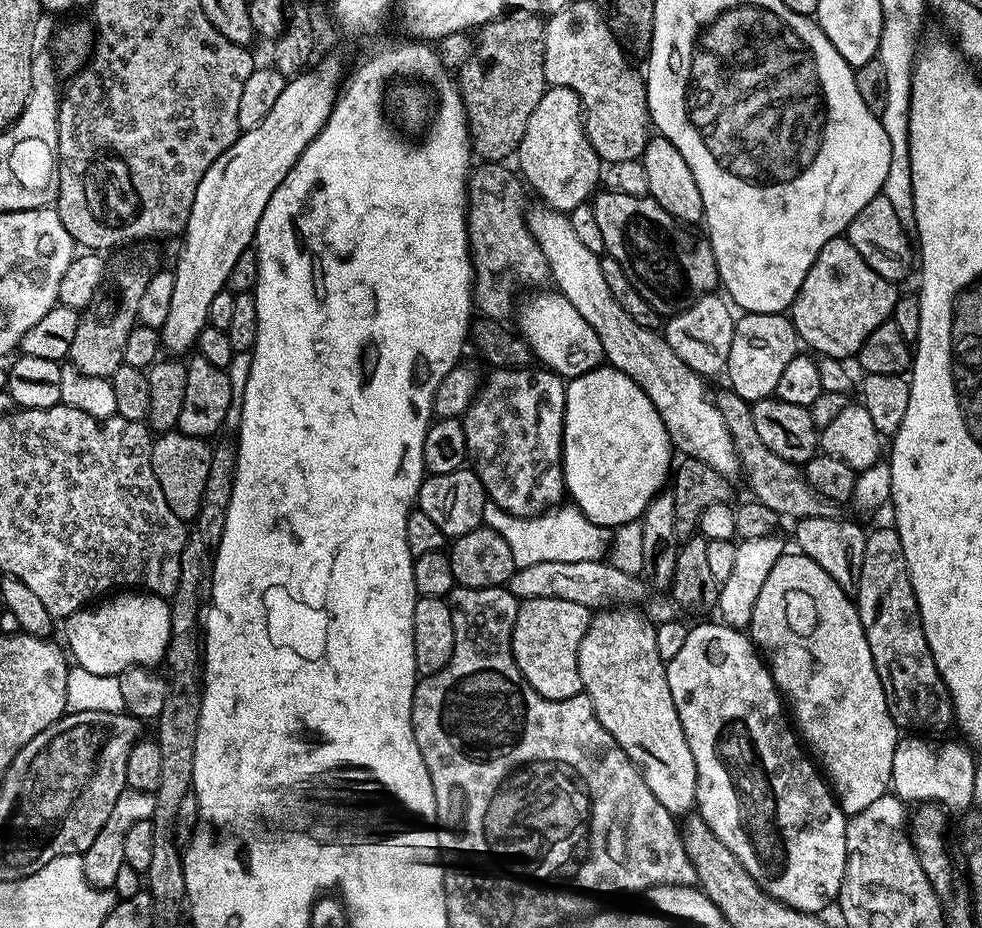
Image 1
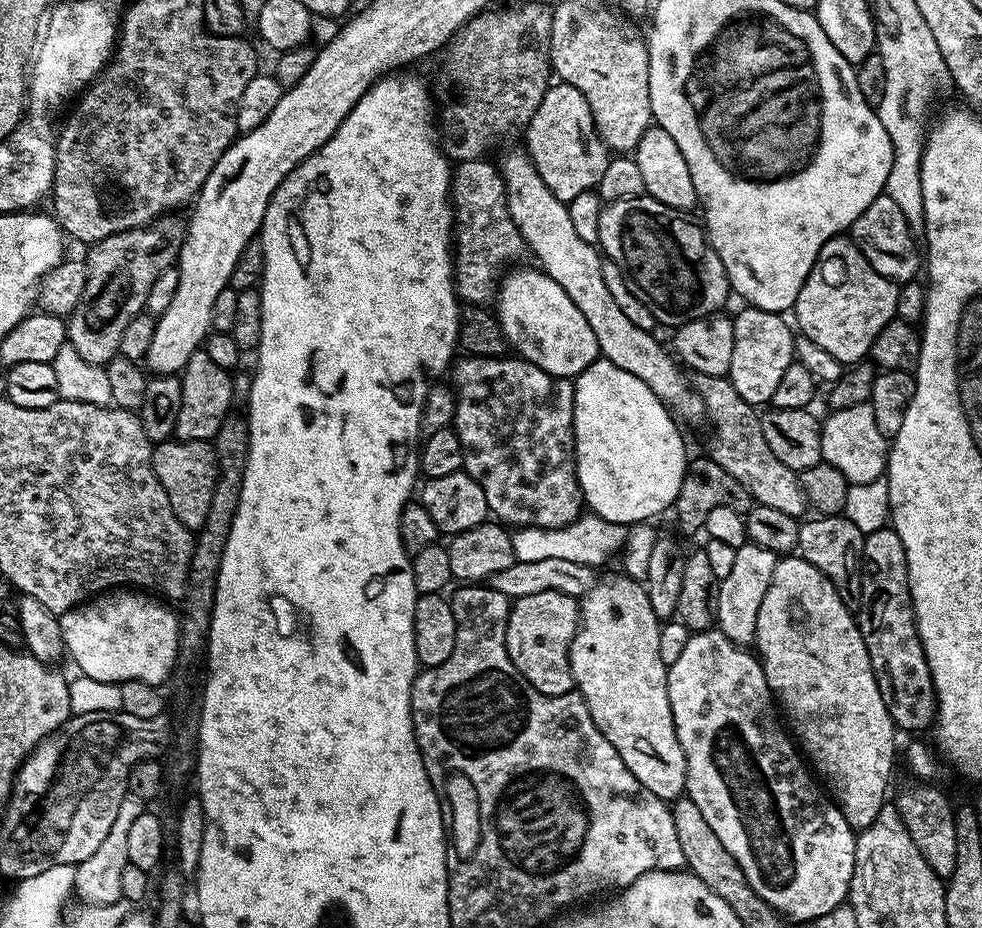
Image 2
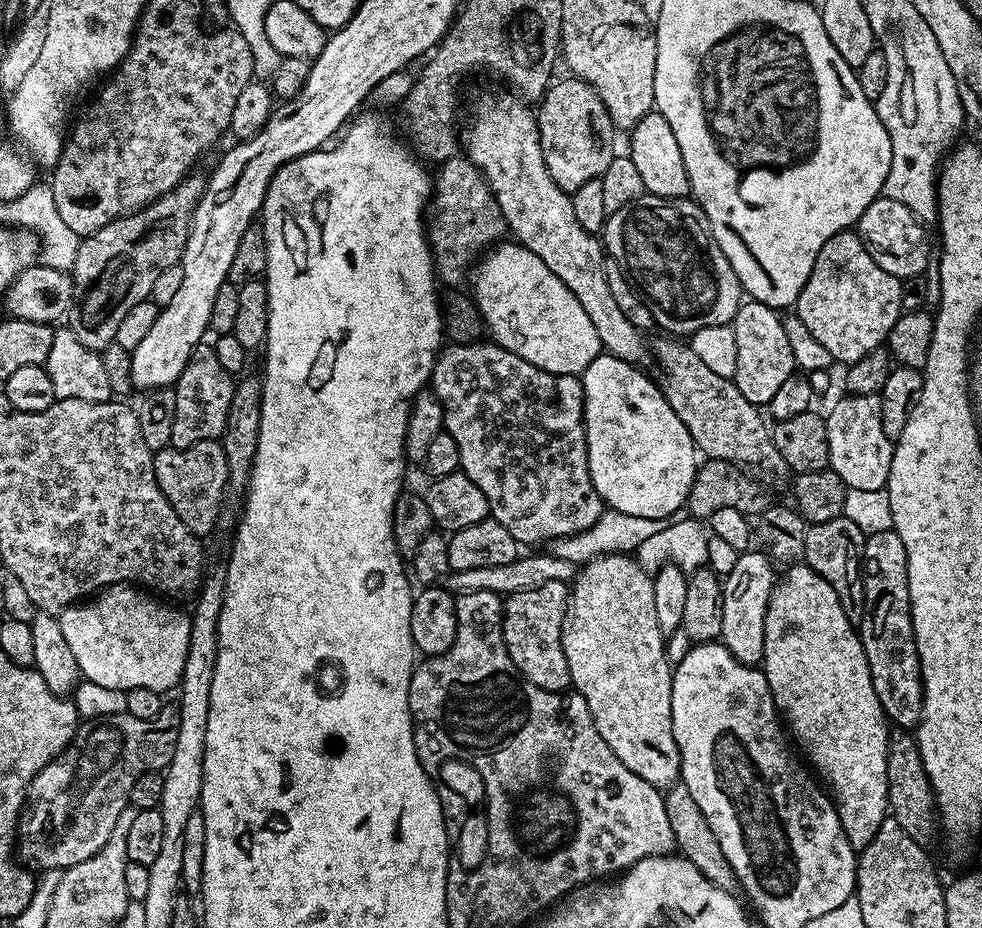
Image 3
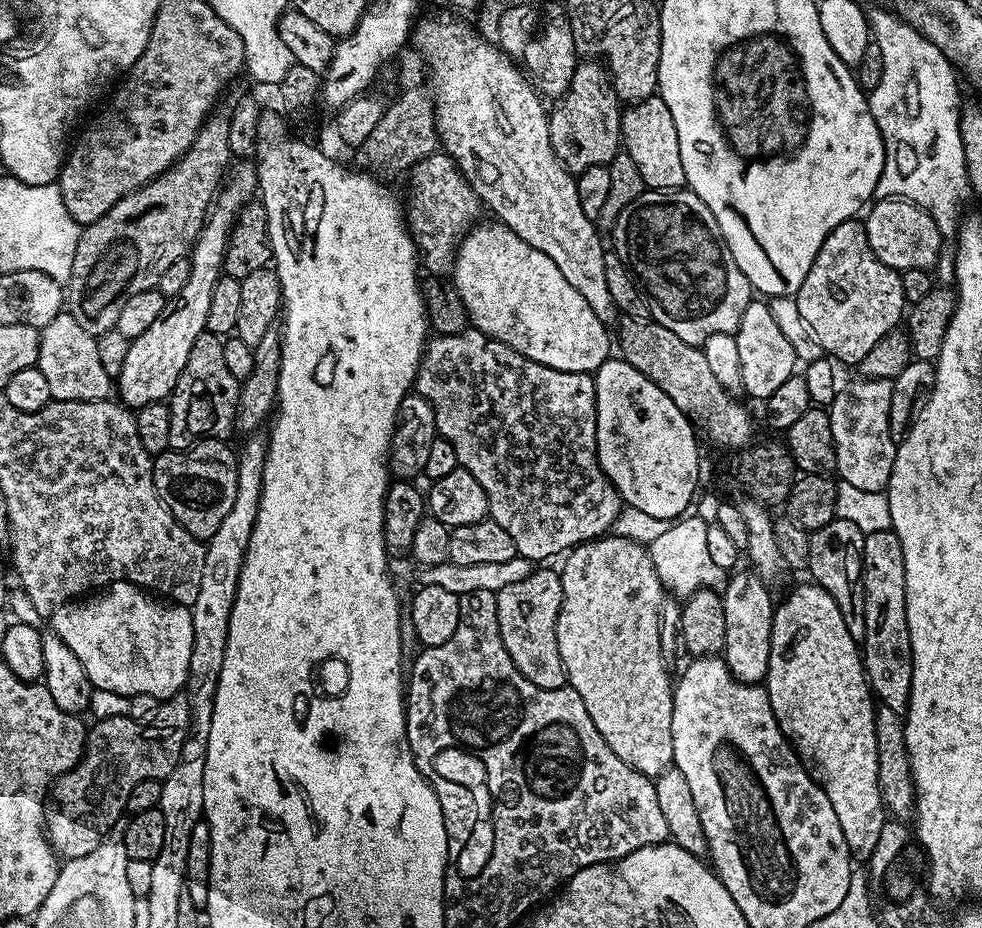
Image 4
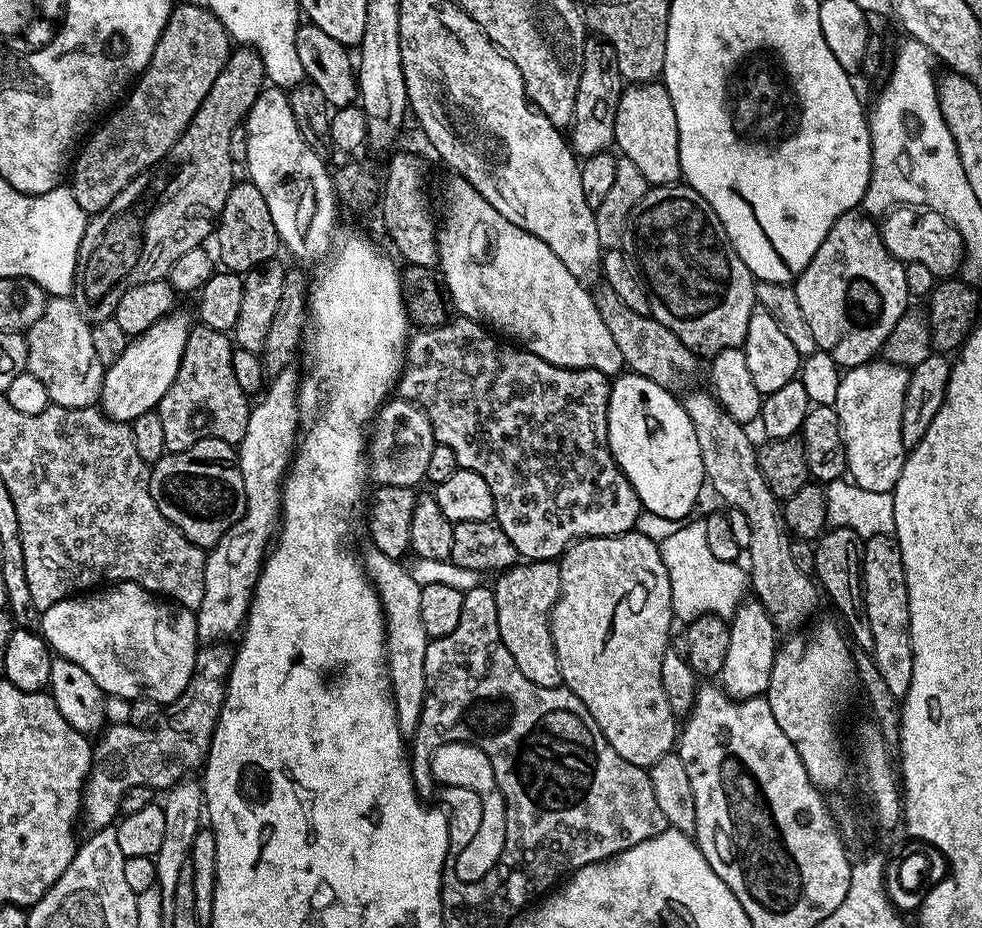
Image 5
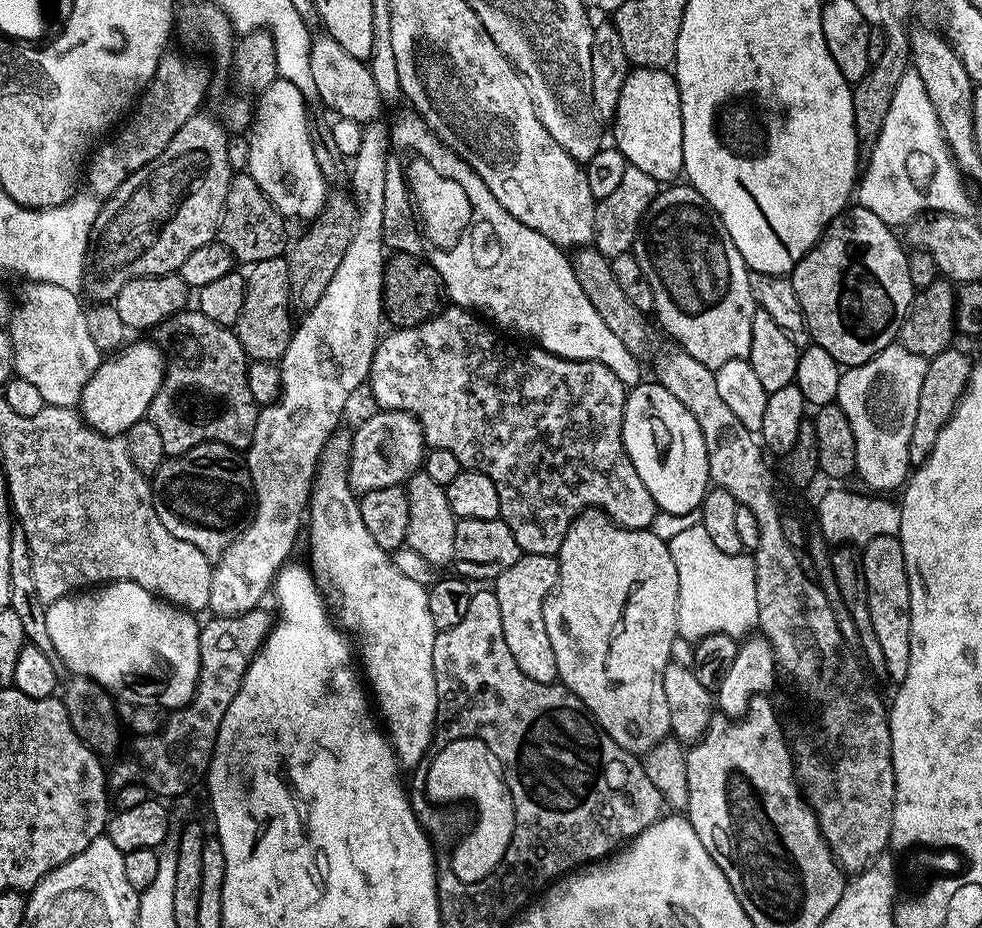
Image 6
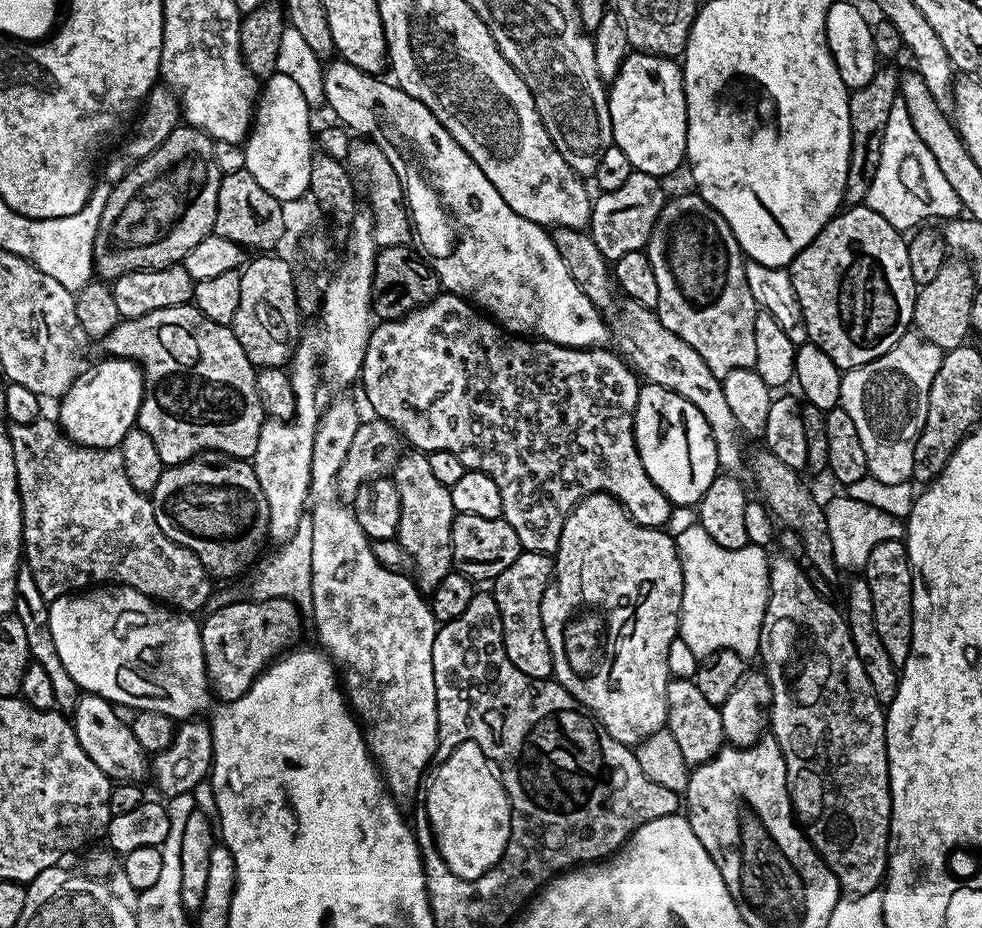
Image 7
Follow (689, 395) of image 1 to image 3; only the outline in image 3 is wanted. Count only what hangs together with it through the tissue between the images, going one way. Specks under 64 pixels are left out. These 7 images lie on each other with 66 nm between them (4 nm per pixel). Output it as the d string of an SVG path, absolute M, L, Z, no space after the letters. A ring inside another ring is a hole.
M512 94L507 95L501 100L488 96L485 100L477 102L476 117L473 118L472 125L462 132L463 155L467 156L468 161L486 178L504 215L507 231L511 235L513 232L516 235L513 237L519 243L538 254L538 258L542 258L542 262L546 262L546 266L550 266L550 270L554 270L554 274L558 274L558 278L562 278L562 282L566 282L568 289L576 295L582 310L586 310L590 322L594 322L594 330L598 330L601 349L609 356L616 356L628 364L639 365L644 352L646 356L646 340L644 344L643 338L640 337L643 336L641 329L634 327L626 318L626 314L618 310L618 302L614 302L614 294L610 294L610 286L606 286L605 249L593 233L582 230L582 225L574 215L571 195L563 192L558 182L550 178L550 170L546 170L546 162L542 158L540 135L533 109L528 109L531 107L523 99Z

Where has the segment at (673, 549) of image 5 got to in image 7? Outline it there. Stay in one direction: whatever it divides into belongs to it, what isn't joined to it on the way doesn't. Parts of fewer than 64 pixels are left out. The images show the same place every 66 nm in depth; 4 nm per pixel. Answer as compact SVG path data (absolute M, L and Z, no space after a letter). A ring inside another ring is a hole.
M698 522L674 539L684 583L678 636L699 658L715 656L722 650L755 657L760 650L762 618L768 605L769 553L764 553L767 551L761 545L749 543L738 550L726 550Z

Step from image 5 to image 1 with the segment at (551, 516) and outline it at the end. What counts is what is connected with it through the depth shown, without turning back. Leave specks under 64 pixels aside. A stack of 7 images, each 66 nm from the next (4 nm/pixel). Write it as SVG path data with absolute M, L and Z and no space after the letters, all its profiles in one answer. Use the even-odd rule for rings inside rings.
M540 366L527 368L492 368L489 376L483 377L482 383L476 391L476 396L470 402L468 409L462 417L466 430L466 446L468 447L468 459L472 471L478 474L478 478L484 487L485 497L491 503L497 504L502 510L506 510L515 516L539 516L549 506L556 506L565 499L564 466L560 459L560 450L564 447L564 389L565 381L554 372L549 372Z

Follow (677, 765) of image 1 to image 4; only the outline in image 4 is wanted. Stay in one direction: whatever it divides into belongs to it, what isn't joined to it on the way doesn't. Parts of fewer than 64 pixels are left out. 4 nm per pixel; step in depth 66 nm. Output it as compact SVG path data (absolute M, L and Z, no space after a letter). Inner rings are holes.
M605 534L595 540L588 541L586 544L577 544L563 557L562 563L564 563L564 568L559 569L559 574L564 601L558 614L556 633L558 634L558 654L562 654L562 662L568 675L568 684L576 691L578 698L582 698L590 718L594 718L594 726L598 726L598 734L602 734L602 738L606 738L606 746L610 746L610 750L614 750L614 754L618 754L618 758L622 758L622 762L626 762L643 776L655 778L661 772L673 767L672 755L674 754L670 711L670 697L674 691L674 684L671 679L668 681L669 665L662 658L662 650L659 648L660 608L666 599L666 588L658 578L656 567L650 558L647 547L615 534Z

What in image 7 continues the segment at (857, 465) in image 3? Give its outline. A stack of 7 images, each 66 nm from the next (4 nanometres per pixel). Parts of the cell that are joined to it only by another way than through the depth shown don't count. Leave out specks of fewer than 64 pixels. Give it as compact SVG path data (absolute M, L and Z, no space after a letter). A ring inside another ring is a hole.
M909 334L890 346L882 358L874 358L874 362L866 362L843 373L839 407L850 414L850 422L854 422L854 430L858 430L858 442L862 442L862 450L866 454L868 476L878 483L904 484L912 480L914 446L922 434L922 426L926 426L930 386L934 382L934 374L938 374L938 366L942 366L944 354L945 349L934 346L934 342L923 340L919 334Z

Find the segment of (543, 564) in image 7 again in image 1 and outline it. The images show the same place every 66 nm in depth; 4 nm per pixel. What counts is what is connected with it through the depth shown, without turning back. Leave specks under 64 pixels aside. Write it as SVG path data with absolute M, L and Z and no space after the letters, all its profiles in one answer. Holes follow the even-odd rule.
M534 598L523 601L516 609L516 621L512 627L512 657L526 682L542 698L565 700L581 695L582 678L578 670L578 646L586 634L593 613L578 602L566 602L566 598Z

